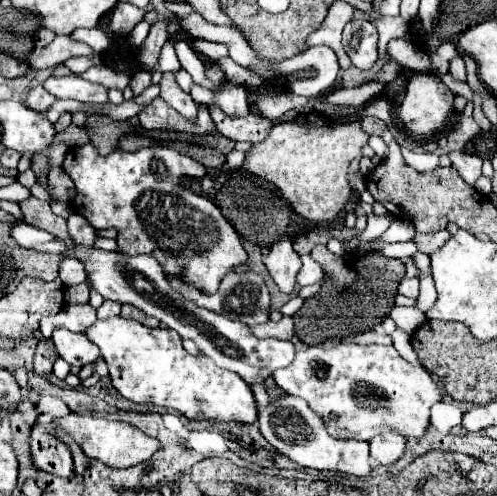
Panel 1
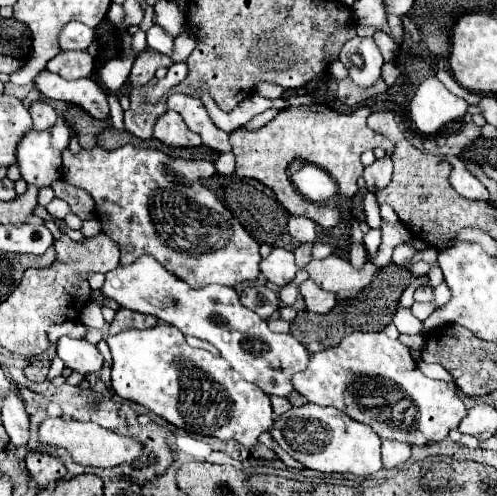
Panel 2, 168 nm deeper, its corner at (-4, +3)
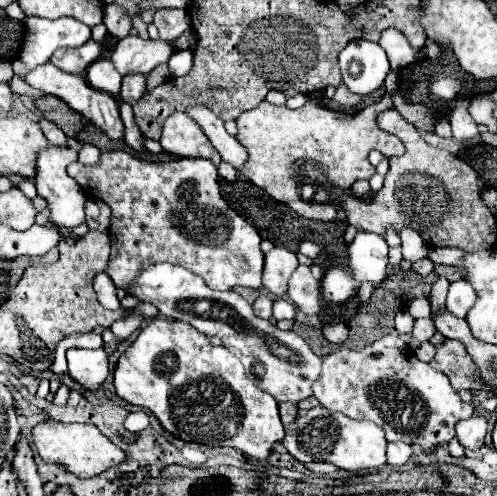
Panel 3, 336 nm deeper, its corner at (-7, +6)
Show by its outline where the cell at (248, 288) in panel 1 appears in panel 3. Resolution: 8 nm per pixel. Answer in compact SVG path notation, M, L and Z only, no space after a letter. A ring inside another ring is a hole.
M260 295L256 301L254 301L254 313L262 319L270 319L272 317L272 297L268 295Z

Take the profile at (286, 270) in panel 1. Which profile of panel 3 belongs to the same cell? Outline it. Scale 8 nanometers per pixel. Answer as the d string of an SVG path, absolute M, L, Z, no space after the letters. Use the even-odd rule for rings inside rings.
M274 247L270 253L266 253L264 261L264 277L262 277L264 289L274 297L282 297L288 289L288 279L296 267L298 267L296 253L284 247Z

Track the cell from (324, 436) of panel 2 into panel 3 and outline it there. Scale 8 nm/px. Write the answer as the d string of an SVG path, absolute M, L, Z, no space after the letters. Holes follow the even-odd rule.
M324 407L298 411L294 423L286 429L282 445L300 463L326 461L346 471L360 471L372 467L376 469L386 463L386 439L384 431L378 425L374 425L372 421L354 421L342 413L332 413Z

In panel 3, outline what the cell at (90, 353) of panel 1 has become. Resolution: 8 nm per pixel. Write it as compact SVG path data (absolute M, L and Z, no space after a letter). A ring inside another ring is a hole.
M68 349L70 377L88 391L98 391L110 373L110 359L104 349Z

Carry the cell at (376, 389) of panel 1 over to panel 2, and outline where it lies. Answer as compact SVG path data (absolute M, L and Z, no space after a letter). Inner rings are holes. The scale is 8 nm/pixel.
M353 332L341 340L339 346L313 354L305 372L297 372L297 376L293 376L293 388L313 404L333 406L345 412L349 418L369 424L379 438L401 440L419 446L441 442L467 414L467 408L457 396L455 388L443 380L427 378L417 368L411 350L399 340L391 340L385 332Z

